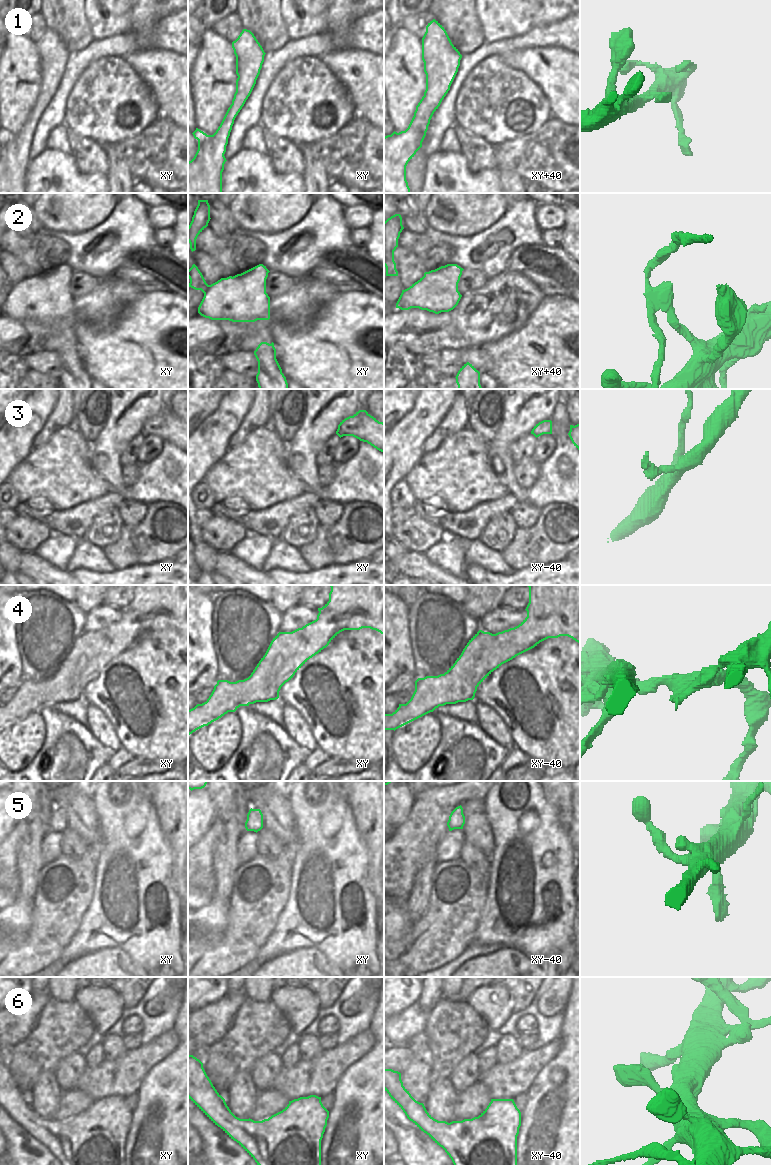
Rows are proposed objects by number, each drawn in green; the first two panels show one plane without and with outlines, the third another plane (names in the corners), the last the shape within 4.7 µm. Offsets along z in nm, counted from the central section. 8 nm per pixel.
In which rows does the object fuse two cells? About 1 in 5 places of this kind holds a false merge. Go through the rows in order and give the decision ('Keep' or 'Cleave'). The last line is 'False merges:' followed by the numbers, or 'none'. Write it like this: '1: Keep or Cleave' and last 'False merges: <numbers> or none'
1: Keep
2: Cleave
3: Keep
4: Cleave
5: Keep
6: Keep
False merges: 2, 4

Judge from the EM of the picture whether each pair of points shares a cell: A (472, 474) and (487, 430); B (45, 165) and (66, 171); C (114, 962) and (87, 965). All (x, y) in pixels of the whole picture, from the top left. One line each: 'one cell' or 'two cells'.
A: two cells
B: one cell
C: one cell

